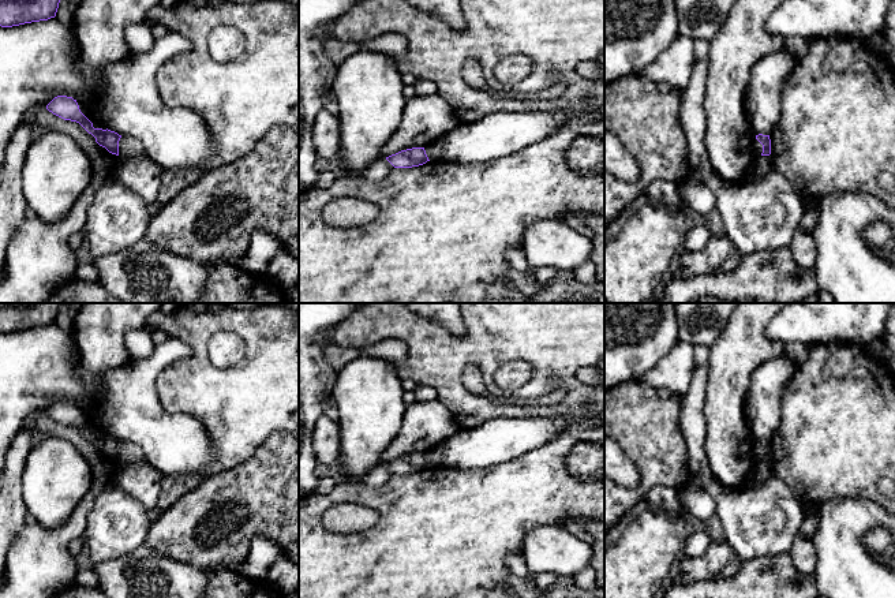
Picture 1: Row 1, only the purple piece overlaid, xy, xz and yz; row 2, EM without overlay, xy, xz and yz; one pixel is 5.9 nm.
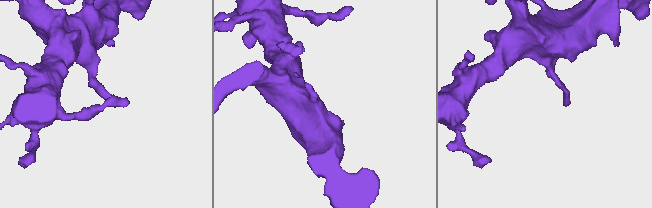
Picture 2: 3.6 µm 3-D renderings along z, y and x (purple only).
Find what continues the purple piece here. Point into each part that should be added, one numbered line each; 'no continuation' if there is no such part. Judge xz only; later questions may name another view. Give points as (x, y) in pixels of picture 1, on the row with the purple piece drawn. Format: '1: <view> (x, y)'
1: xz (434, 150)

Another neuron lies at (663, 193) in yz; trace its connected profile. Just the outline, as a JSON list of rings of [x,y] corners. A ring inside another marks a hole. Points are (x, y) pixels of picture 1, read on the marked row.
[[[656,180],[649,184],[645,195],[649,202],[663,206],[682,206],[679,186],[666,180]]]

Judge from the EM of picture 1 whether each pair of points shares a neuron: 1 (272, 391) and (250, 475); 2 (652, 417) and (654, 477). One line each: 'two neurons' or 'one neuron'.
1: two neurons
2: one neuron

